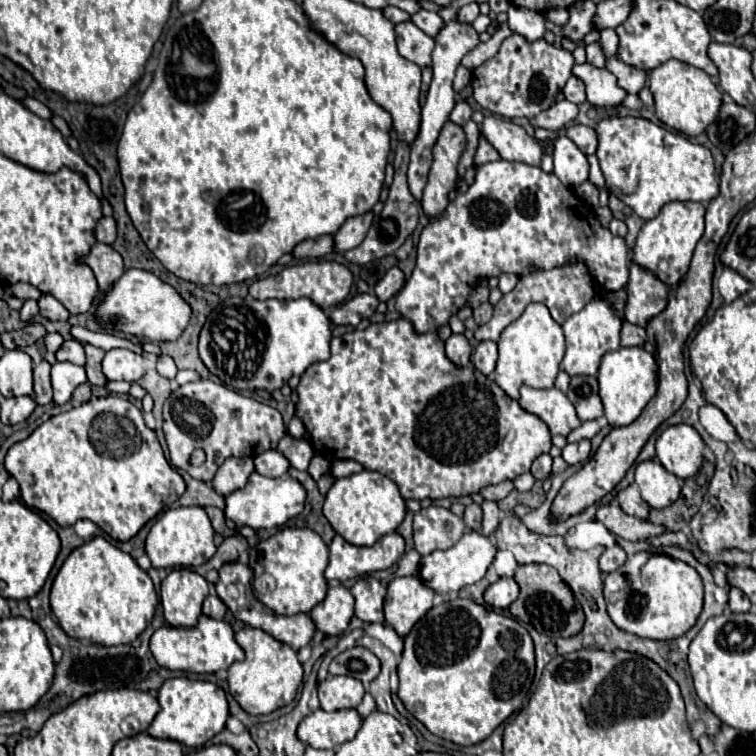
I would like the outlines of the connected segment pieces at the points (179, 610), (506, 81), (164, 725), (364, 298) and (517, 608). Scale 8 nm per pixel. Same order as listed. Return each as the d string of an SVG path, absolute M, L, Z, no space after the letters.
M188 568L172 570L162 580L160 600L164 618L170 626L194 626L202 614L202 602L208 596L206 578Z
M520 34L506 38L496 56L472 70L472 88L474 100L484 108L504 118L516 116L536 116L538 112L550 108L556 96L566 86L572 76L574 56L562 46L548 44L544 38L530 42Z
M170 678L162 684L158 692L160 712L148 728L148 734L154 738L176 740L186 746L204 746L218 732L224 730L228 718L228 700L220 686L204 680L188 680L188 678Z
M356 294L354 298L338 306L332 312L330 320L334 324L358 326L364 318L370 318L376 312L376 306L378 306L378 298L374 294Z
M548 564L518 566L514 580L520 586L520 596L508 610L516 620L534 624L534 628L540 634L546 634L552 638L558 638L558 636L570 638L582 630L582 624L584 624L582 606L576 602L572 590L568 588L568 584L560 578L560 574L552 566L548 566Z

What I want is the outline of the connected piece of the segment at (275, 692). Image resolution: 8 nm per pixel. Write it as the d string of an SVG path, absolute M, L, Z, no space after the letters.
M252 626L242 628L236 634L236 642L246 652L242 662L234 662L228 668L228 686L238 704L248 714L270 714L276 708L290 704L302 682L302 664L296 656L296 650L284 642L278 642L268 632Z

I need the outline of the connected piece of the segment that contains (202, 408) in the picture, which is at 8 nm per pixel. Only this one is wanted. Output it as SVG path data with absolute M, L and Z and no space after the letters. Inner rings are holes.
M198 380L180 386L166 400L164 434L168 452L172 456L172 466L176 466L178 470L186 470L196 480L210 482L218 466L228 456L254 456L264 450L276 448L278 440L286 434L286 426L276 408L242 396L240 392L220 386L212 380ZM196 448L204 450L206 460L194 466L190 462L190 456Z

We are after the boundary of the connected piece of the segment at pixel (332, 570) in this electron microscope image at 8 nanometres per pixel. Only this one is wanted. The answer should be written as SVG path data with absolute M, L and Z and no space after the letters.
M398 532L382 536L374 546L354 546L336 534L330 544L330 560L324 574L328 582L346 582L350 578L394 566L402 552L404 538Z

